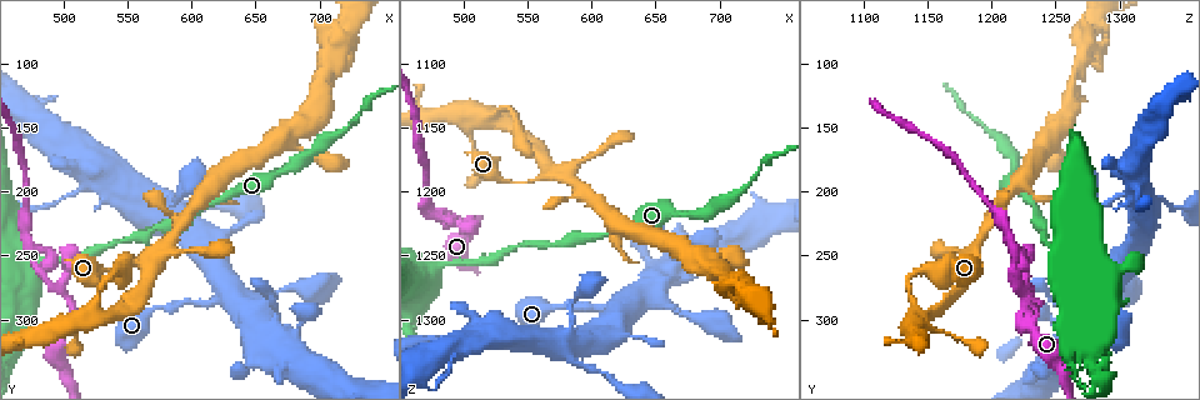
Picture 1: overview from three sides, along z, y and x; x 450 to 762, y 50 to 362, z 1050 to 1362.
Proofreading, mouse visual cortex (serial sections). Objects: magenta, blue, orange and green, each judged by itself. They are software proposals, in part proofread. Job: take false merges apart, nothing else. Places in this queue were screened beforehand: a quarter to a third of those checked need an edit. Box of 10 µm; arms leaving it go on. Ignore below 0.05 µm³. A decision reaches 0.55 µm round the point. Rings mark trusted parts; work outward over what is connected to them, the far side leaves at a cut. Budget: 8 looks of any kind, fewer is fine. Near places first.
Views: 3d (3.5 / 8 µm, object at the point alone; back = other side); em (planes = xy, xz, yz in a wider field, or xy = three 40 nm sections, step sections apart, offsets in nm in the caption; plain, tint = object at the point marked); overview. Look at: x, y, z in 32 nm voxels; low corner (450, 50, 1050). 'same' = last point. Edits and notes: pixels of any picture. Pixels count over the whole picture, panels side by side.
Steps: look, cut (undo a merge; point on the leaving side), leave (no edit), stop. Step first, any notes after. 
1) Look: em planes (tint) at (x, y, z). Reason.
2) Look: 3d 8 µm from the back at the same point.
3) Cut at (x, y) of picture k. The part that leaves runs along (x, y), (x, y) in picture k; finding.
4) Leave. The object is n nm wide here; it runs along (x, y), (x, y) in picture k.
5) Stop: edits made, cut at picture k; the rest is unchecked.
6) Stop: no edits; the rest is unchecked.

Look: 3d 8 µm at (584, 206, 1310).

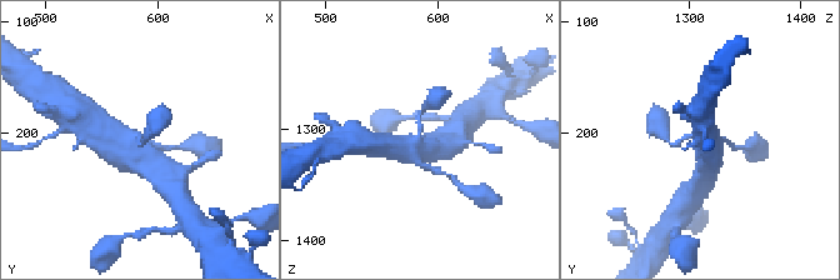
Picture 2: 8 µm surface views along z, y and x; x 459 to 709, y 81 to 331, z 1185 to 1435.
Look: 3d 3.5 µm at the same point.

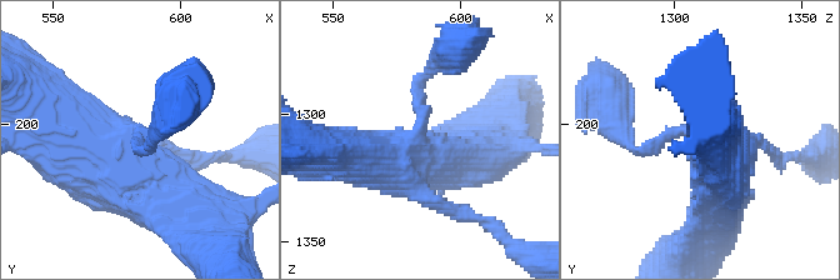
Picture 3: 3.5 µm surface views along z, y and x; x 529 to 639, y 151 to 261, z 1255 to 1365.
Leave. It runs along (186, 210), (109, 149), (40, 123) in picture 3; all the same cell.

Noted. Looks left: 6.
Look: 3d 8 µm from the back at (560, 254, 1192). Four-way junction.

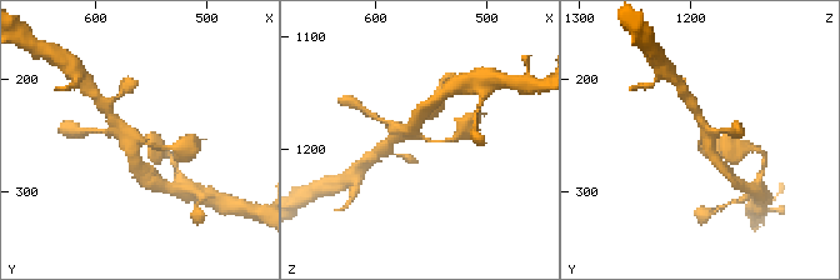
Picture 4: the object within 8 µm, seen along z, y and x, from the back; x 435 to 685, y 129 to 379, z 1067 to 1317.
Look: em xy step 1 (tint) at the same point. 4 arms meet here; the arms are 150, 300, 300, 300 nm wide.

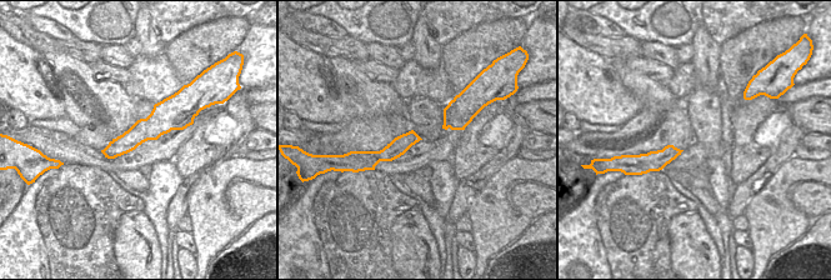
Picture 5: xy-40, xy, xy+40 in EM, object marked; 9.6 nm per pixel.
Leave. It runs along (176, 148), (153, 148), (114, 120) in picture 4; one cell here.

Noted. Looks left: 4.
Look: 3d 3.5 µm at (500, 278, 1226). Abrupt turn.

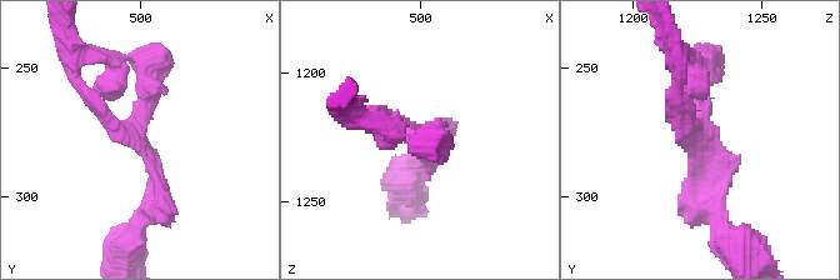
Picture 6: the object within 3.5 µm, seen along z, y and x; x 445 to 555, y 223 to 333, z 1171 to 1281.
Look: em xy step 5 (tint) at (499, 277, 1224). Now the EM.

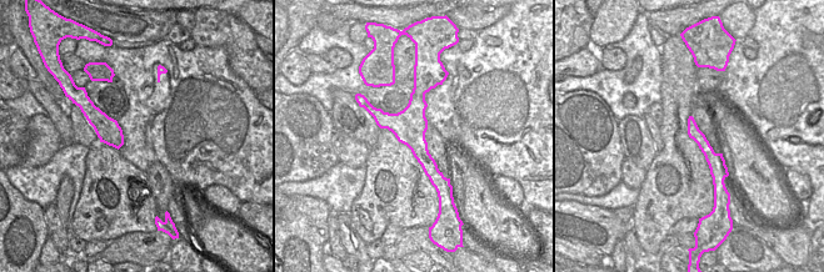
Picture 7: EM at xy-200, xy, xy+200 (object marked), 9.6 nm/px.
Leave. The arms are 150, 200, 200 nm wide; it runs along (422, 84), (417, 142), (439, 185) in picture 7; continuous, no second cell.

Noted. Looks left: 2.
Stop: no edits; the rest is unchecked.

